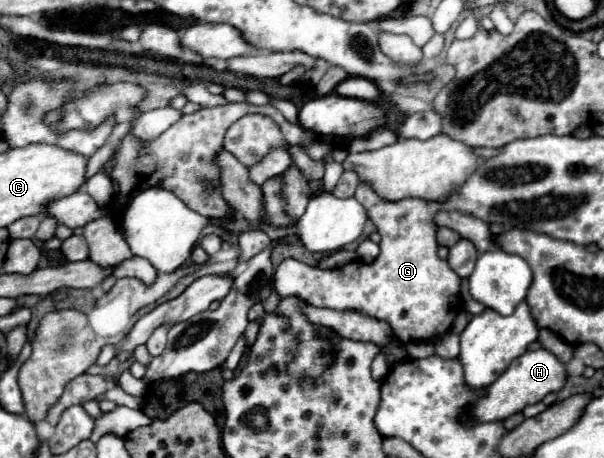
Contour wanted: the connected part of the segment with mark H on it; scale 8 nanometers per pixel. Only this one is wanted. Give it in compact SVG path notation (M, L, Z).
M540 348L534 352L526 352L520 358L516 358L510 368L498 376L496 382L492 382L486 388L486 396L480 398L480 402L472 404L470 418L474 422L494 422L494 420L506 420L508 416L524 410L528 404L540 402L546 394L562 390L566 384L566 368L564 362L554 356L552 352Z

